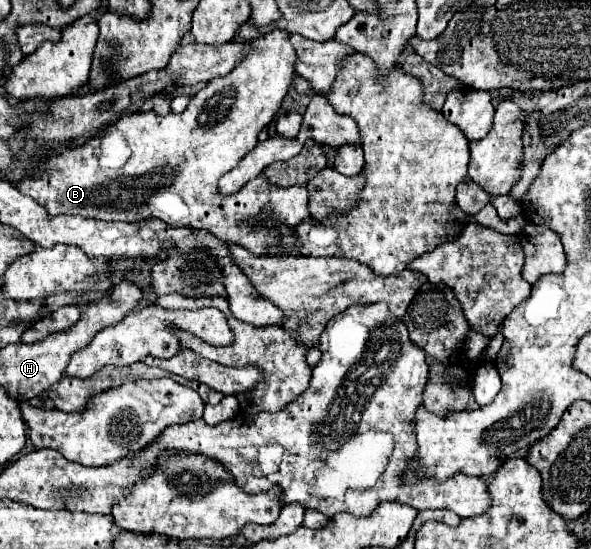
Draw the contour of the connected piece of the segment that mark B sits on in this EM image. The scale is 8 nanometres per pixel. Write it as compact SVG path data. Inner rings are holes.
M274 29L248 45L254 45L256 51L246 55L232 73L200 89L182 115L162 117L152 111L122 115L106 127L98 141L90 139L62 153L36 155L36 159L46 161L46 169L32 169L16 183L18 189L42 203L50 217L80 215L126 223L158 217L172 227L204 229L226 243L246 247L254 255L286 253L274 247L278 233L274 233L276 227L270 219L256 225L250 219L272 211L288 227L310 219L304 185L276 187L259 175L234 195L218 195L218 179L224 169L232 169L244 153L258 145L258 133L274 119L294 79L296 57L286 31Z

